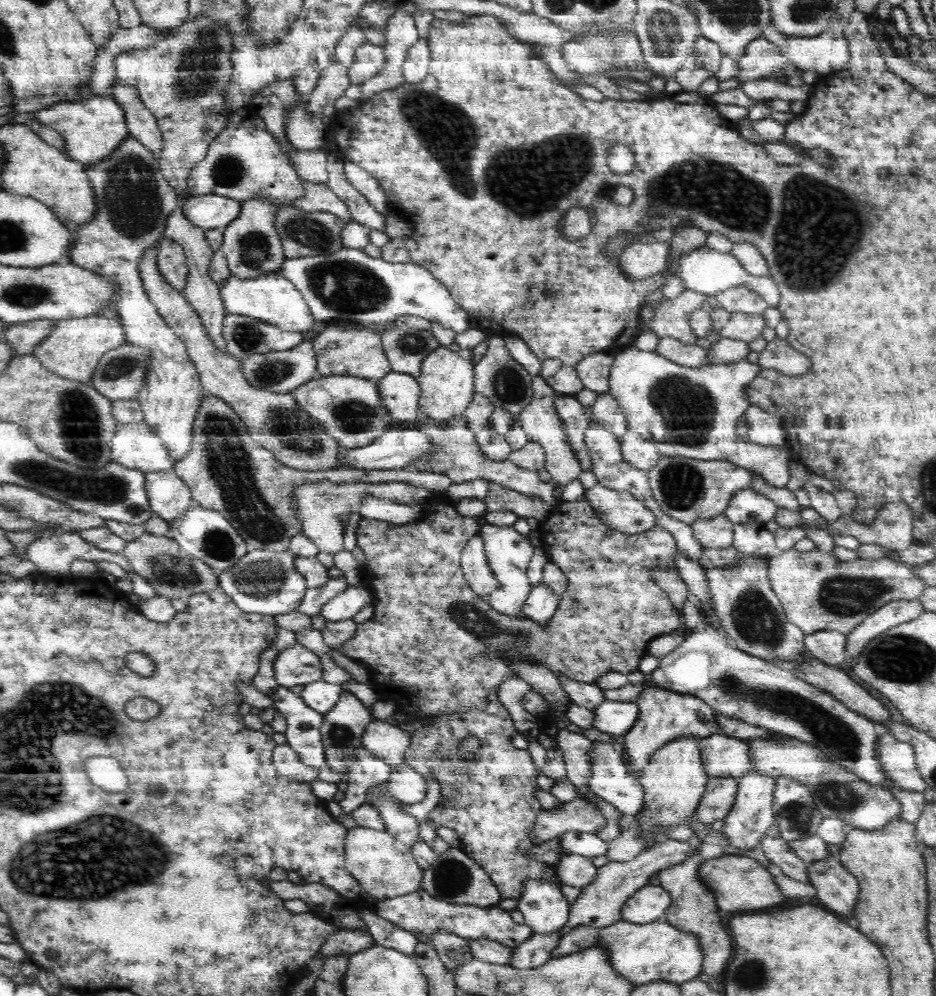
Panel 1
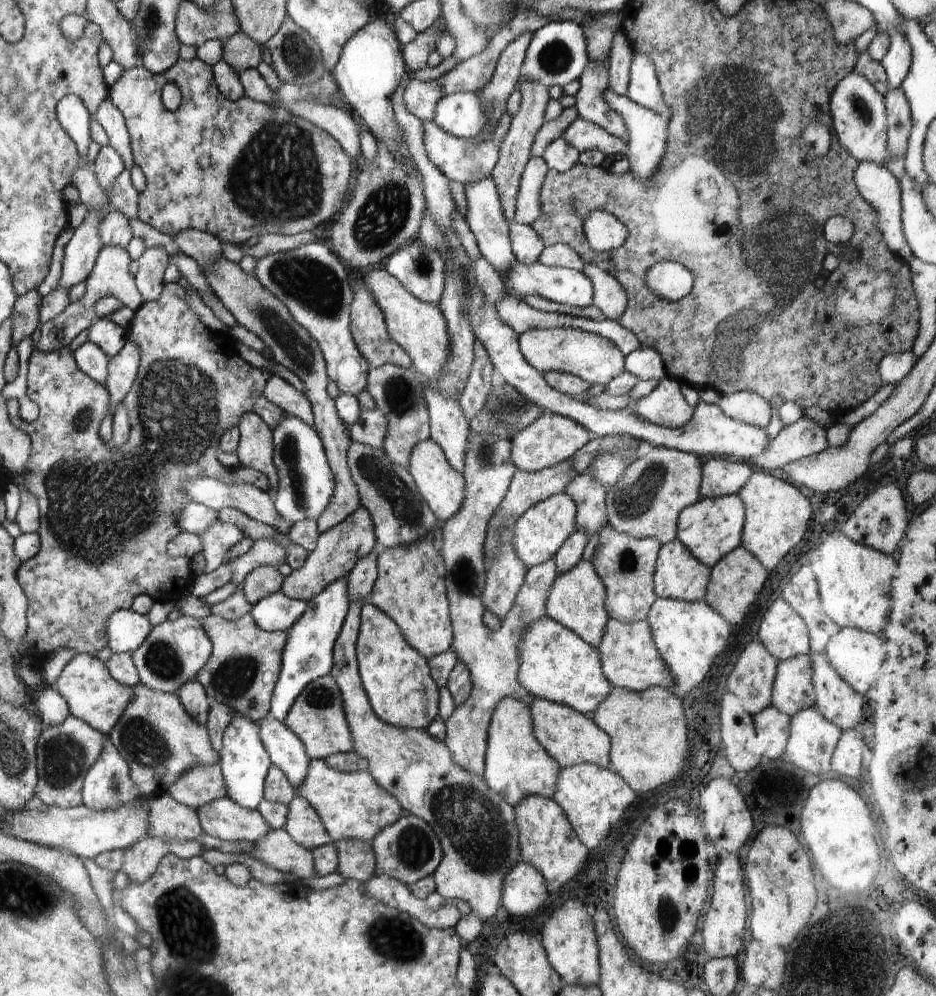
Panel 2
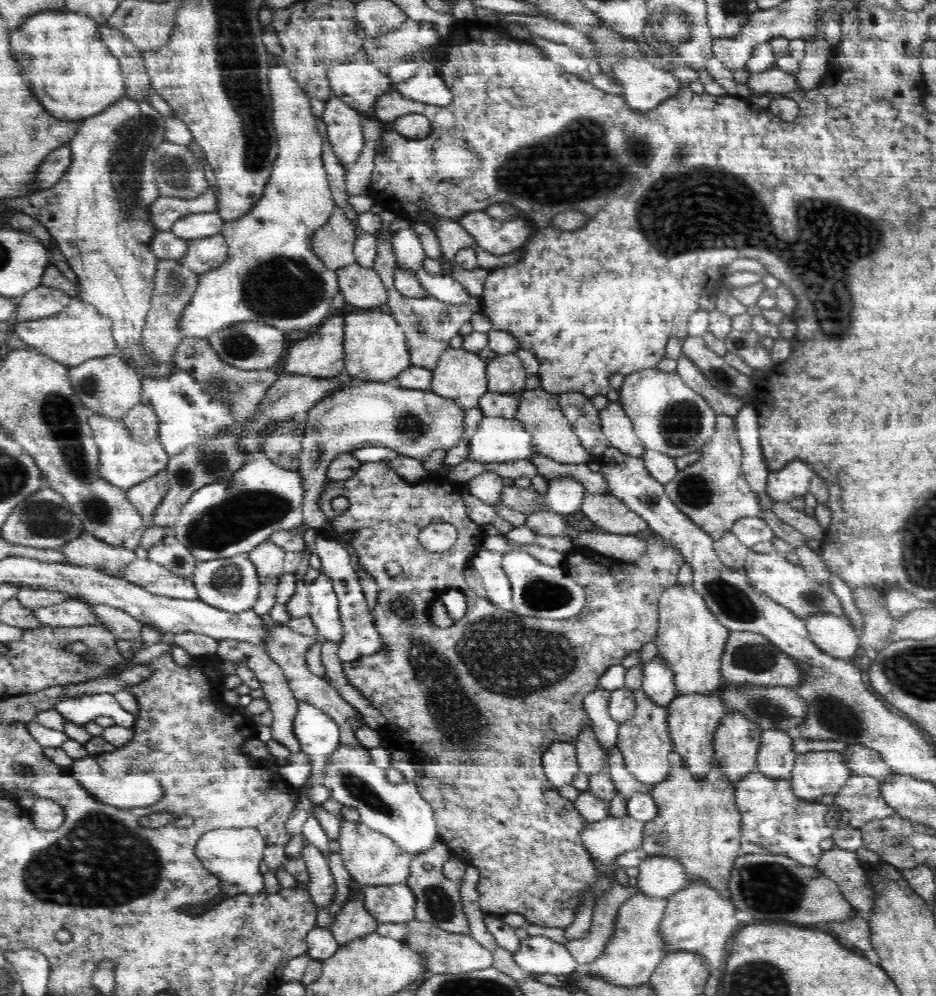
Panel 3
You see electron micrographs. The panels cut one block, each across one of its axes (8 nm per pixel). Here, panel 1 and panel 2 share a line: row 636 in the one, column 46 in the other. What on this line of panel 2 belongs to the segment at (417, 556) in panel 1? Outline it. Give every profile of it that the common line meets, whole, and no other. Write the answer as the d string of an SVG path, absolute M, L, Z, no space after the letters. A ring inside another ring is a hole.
M164 283L162 292L157 299L153 301L143 301L141 307L135 310L130 328L127 332L127 340L136 341L141 346L141 363L136 380L132 383L131 389L127 392L124 401L127 406L127 415L129 420L129 435L127 441L119 447L109 447L101 439L99 428L104 415L109 408L109 391L101 384L94 382L93 378L84 374L76 363L74 352L68 347L62 347L53 351L34 350L30 356L27 379L27 396L38 404L40 414L35 422L27 423L20 418L18 414L18 399L7 399L7 411L10 422L20 430L23 430L30 437L31 453L27 462L27 474L24 479L18 479L13 476L13 482L18 487L26 485L27 489L35 494L39 504L39 529L40 548L30 560L23 562L17 570L17 581L26 595L27 606L27 627L28 632L25 636L25 645L27 654L22 660L16 656L18 663L37 664L38 660L44 660L50 653L56 652L61 648L72 649L76 653L86 653L96 656L100 649L108 646L108 639L105 635L105 626L108 624L110 616L115 610L130 609L136 596L147 594L150 598L162 598L168 592L174 592L174 596L183 596L193 593L193 584L198 578L191 569L191 558L186 556L170 557L166 552L166 544L176 538L180 528L176 525L176 516L184 508L185 503L191 502L190 495L186 494L185 484L200 477L208 477L224 483L225 485L254 485L255 488L266 491L269 487L268 477L260 471L249 469L248 467L230 467L226 468L219 460L218 453L221 436L226 430L238 427L241 418L246 413L256 413L273 431L279 423L282 422L285 412L279 406L272 404L265 396L264 389L268 379L274 374L265 367L253 367L249 365L238 353L238 340L234 338L229 331L218 333L206 327L202 319L198 317L188 301L186 290L179 283Z

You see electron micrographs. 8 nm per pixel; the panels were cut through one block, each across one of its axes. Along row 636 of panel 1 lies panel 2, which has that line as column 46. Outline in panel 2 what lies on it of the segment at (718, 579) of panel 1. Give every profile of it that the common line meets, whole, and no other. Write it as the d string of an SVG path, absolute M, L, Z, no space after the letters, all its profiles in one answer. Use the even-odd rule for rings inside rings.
M73 714L66 717L61 725L46 726L37 746L39 781L35 790L36 800L45 805L58 805L62 808L84 804L82 790L87 770L101 757L107 736Z

